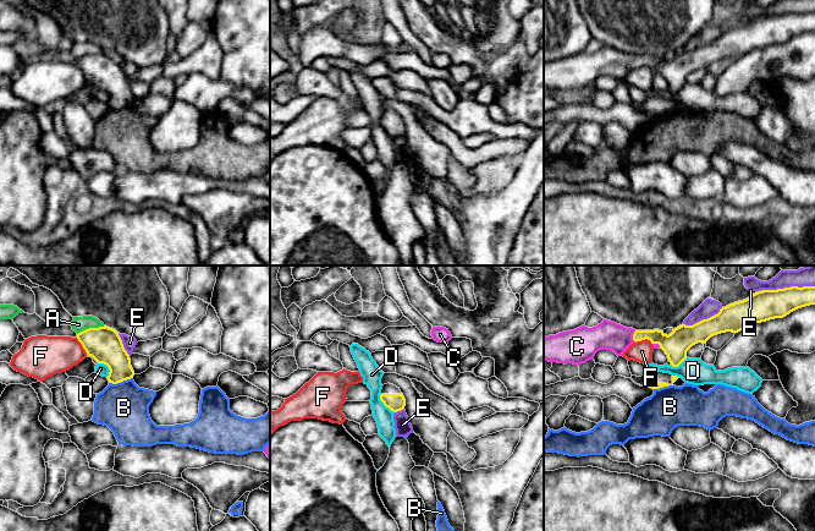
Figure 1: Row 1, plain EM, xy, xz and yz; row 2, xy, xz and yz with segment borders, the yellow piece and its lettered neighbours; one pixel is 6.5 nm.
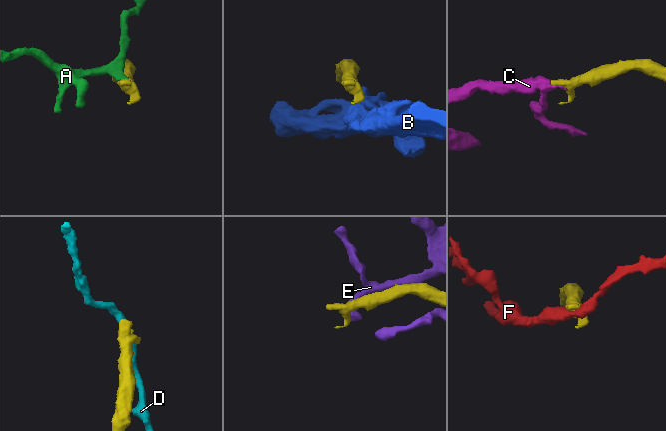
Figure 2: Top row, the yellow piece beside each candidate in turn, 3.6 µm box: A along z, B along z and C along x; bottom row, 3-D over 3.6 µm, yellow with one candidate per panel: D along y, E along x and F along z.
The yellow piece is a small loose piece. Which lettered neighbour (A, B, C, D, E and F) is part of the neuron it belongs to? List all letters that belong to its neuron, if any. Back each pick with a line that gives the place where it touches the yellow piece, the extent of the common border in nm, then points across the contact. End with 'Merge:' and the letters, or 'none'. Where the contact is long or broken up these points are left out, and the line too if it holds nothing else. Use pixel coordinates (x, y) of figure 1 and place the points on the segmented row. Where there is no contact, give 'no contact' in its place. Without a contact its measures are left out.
C: contact yz (633, 337); length 80 nm; way yz (670, 344), (654, 335), (633, 337), (607, 335)
Merge: C

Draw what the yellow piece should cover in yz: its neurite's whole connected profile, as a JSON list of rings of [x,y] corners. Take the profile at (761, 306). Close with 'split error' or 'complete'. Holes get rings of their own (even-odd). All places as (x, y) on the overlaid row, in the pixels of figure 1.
[[[791,286],[777,290],[762,290],[743,301],[722,307],[720,312],[693,325],[682,324],[671,334],[662,330],[635,330],[604,319],[593,328],[582,325],[574,330],[544,336],[544,360],[557,363],[582,365],[593,360],[600,350],[611,350],[617,356],[634,343],[650,340],[654,349],[662,349],[672,367],[678,367],[687,351],[695,344],[705,344],[711,336],[732,332],[815,305],[815,286]]]; split error

